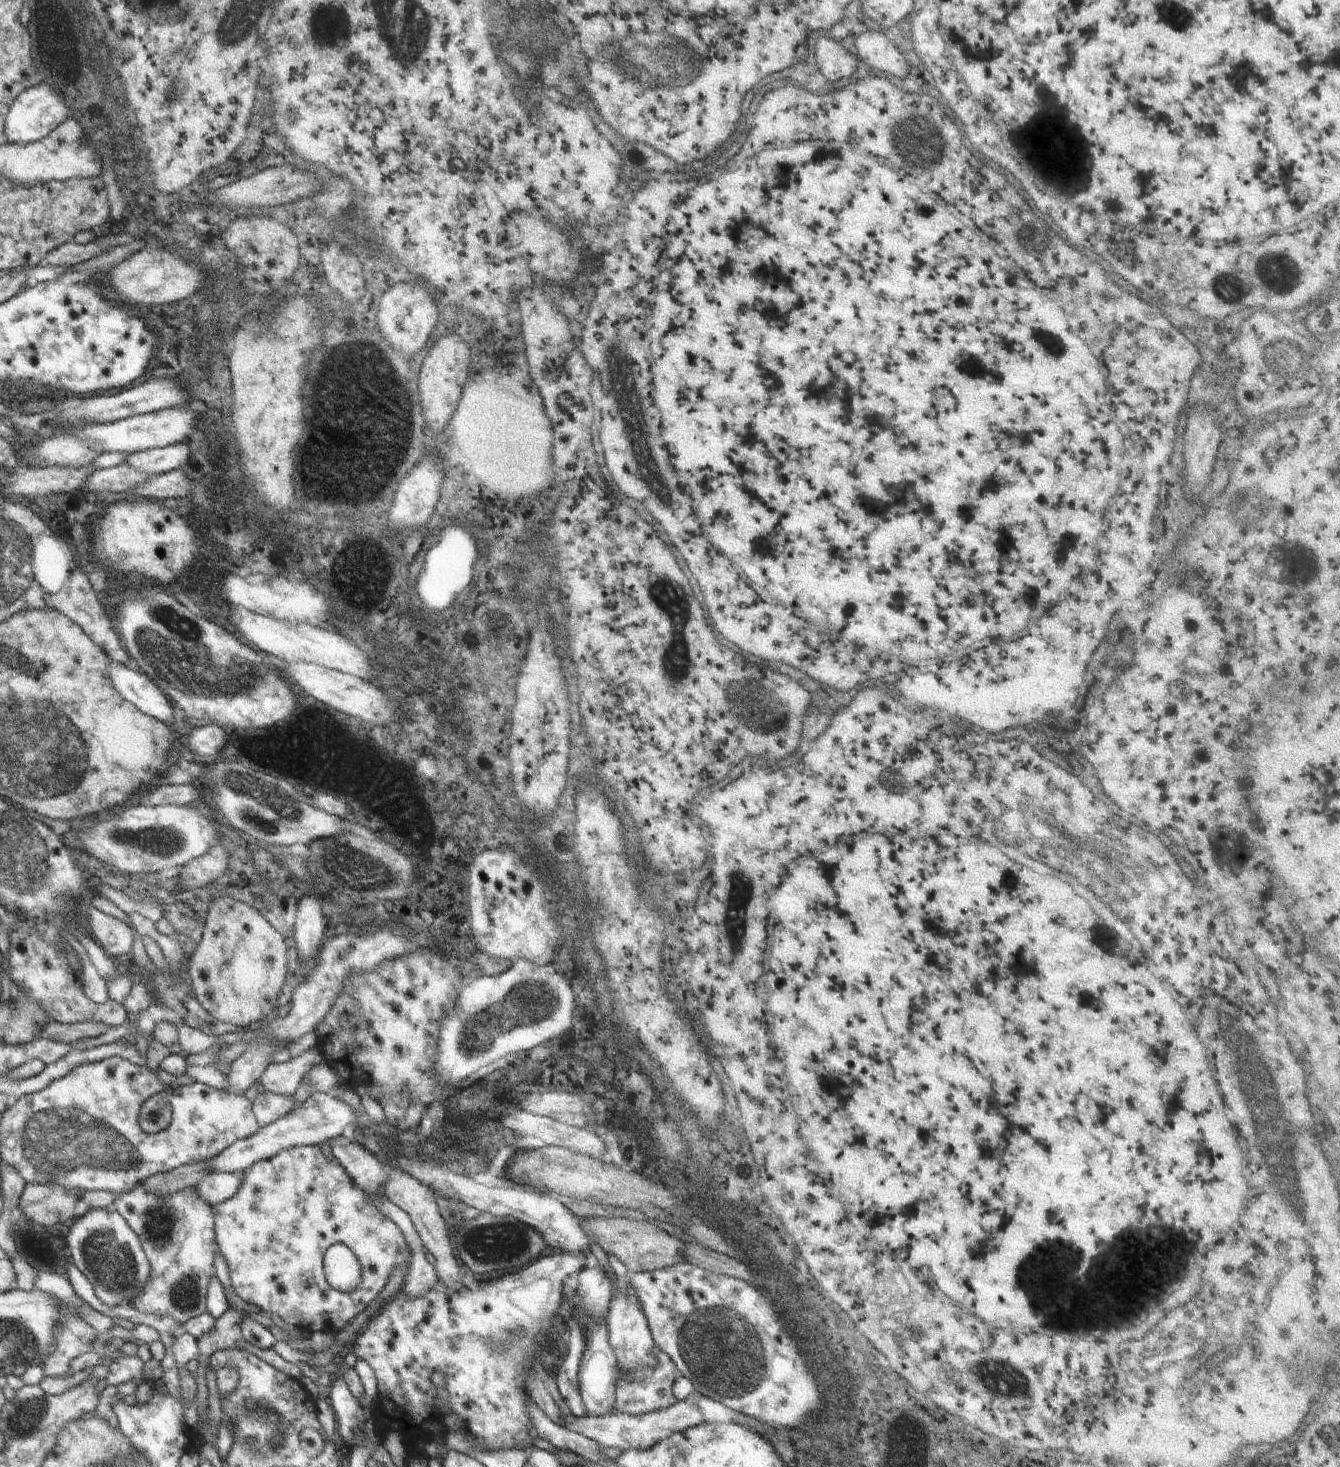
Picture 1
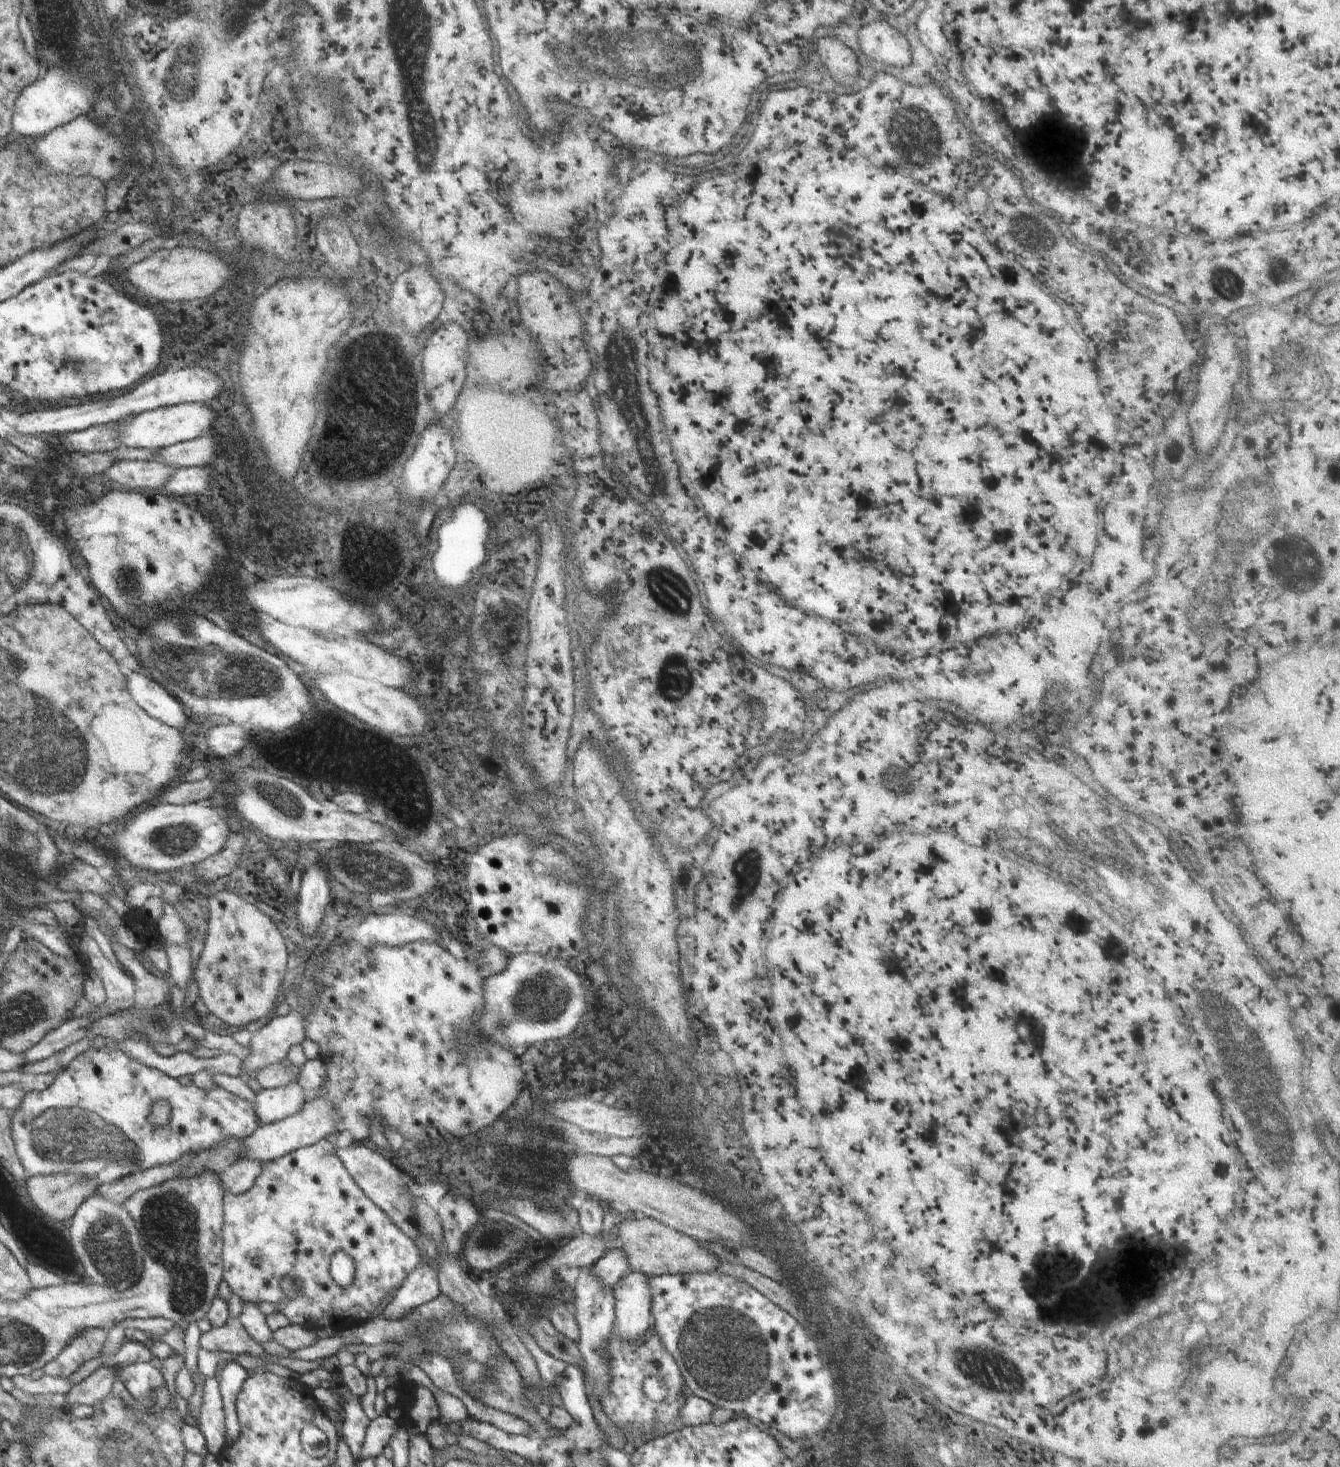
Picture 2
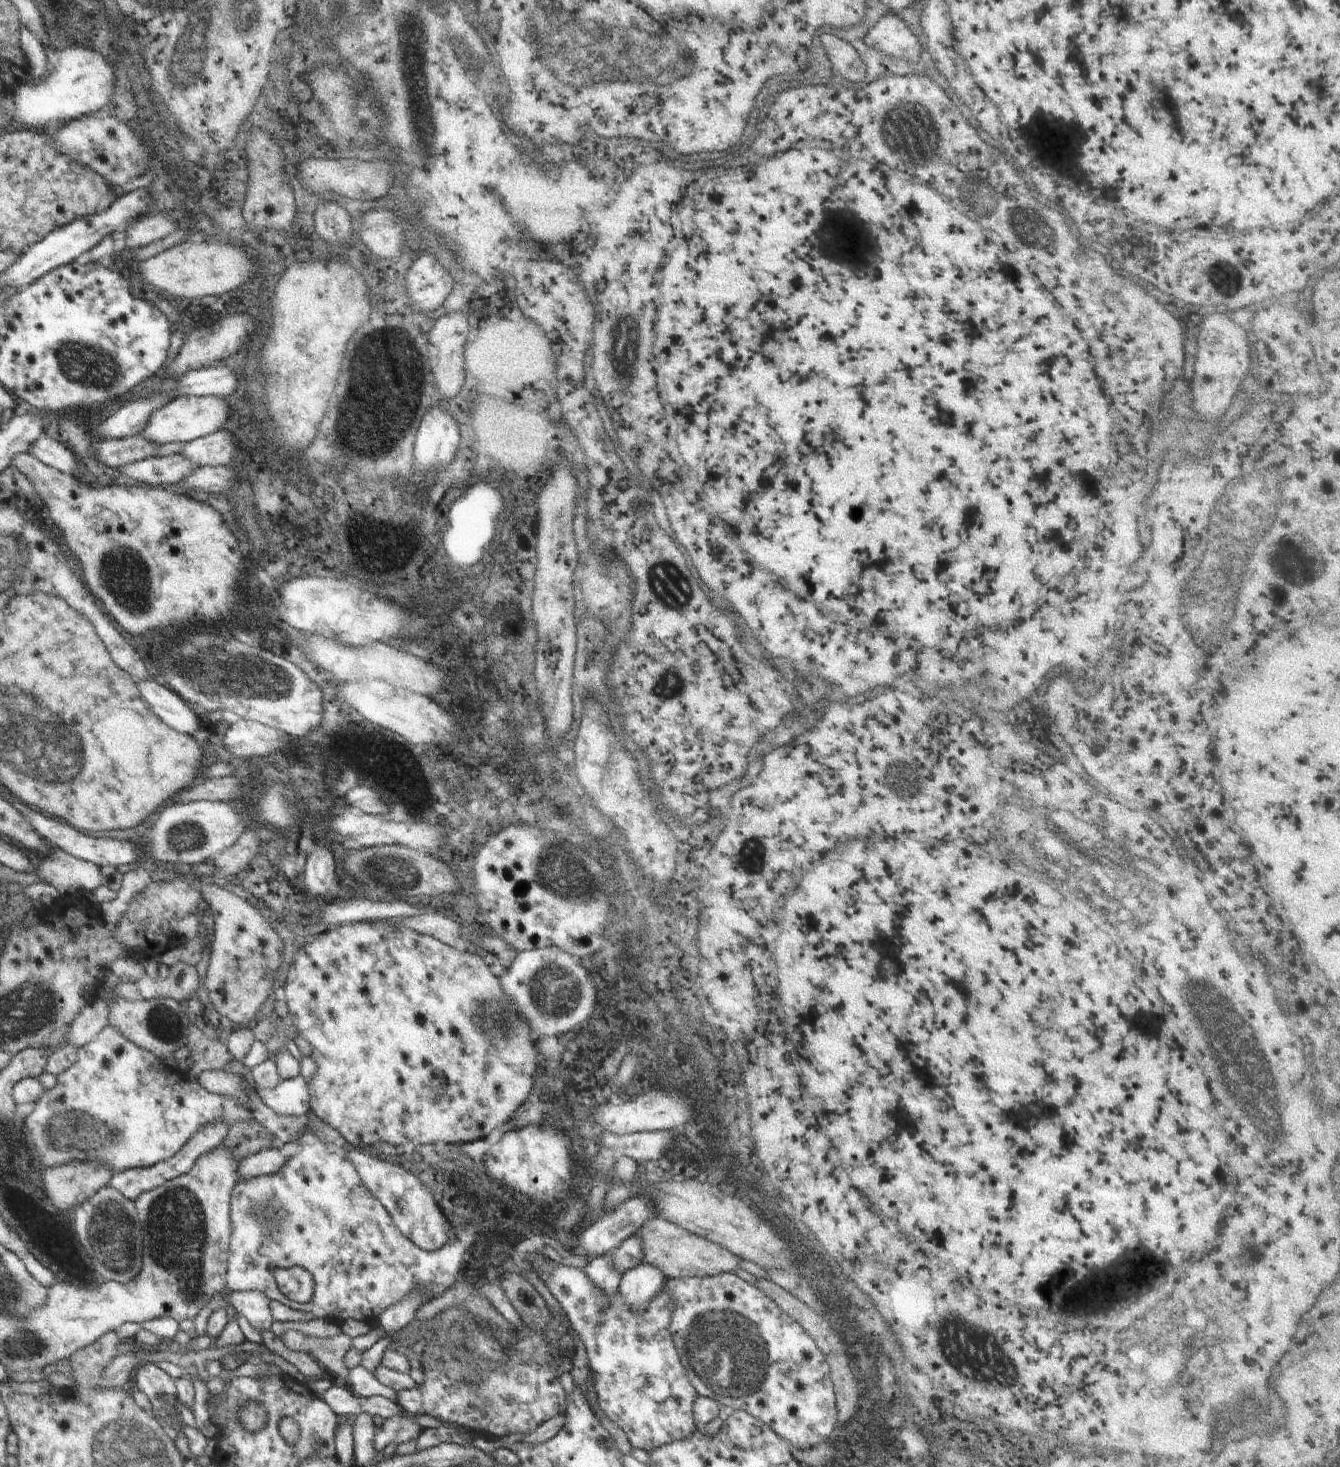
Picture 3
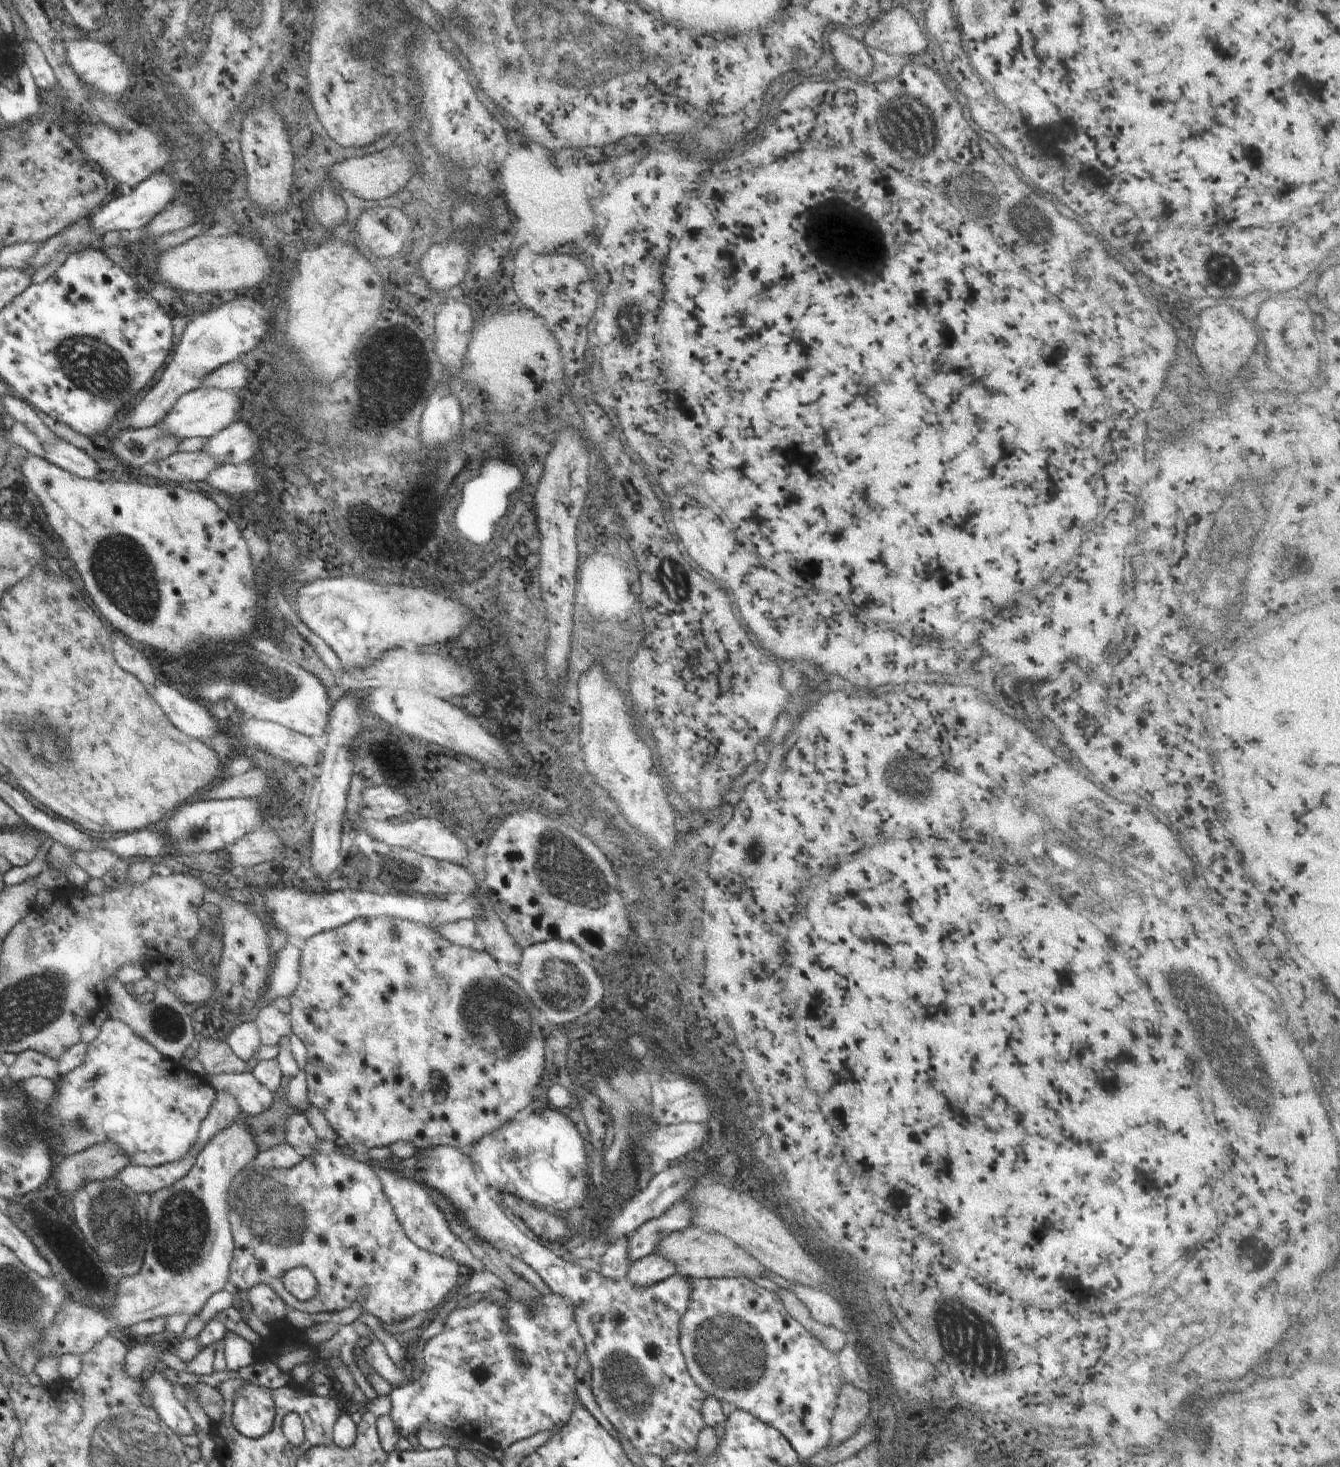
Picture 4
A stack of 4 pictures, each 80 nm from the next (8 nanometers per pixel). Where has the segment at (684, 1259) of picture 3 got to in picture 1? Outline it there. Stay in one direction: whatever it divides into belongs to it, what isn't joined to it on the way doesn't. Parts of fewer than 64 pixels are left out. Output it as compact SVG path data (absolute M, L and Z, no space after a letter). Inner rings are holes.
M590 1217L586 1222L583 1219L580 1218L581 1227L588 1238L590 1235L596 1236L603 1250L610 1251L630 1272L657 1271L678 1263L686 1263L684 1241L670 1235L654 1222L633 1221L620 1217Z

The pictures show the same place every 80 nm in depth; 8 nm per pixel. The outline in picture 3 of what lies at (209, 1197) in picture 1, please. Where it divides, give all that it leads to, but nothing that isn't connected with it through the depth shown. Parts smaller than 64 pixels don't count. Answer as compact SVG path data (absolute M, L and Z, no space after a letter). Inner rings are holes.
M270 1147L261 1150L252 1156L246 1157L239 1162L239 1180L250 1179L278 1172L286 1163L288 1157L282 1148Z

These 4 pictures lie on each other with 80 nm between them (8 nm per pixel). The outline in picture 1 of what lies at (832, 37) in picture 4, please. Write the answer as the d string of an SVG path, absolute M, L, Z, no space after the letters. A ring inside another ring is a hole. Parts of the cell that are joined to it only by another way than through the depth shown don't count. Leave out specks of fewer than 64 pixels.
M820 38L816 46L818 68L826 80L838 82L850 78L856 72L856 58L838 42L830 38Z

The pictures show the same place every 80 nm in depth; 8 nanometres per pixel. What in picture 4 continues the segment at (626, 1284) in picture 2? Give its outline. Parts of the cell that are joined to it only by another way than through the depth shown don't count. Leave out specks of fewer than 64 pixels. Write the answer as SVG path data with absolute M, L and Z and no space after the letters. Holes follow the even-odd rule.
M652 1253L644 1258L632 1261L626 1276L635 1285L649 1285L670 1278L677 1273L673 1262L660 1253Z

